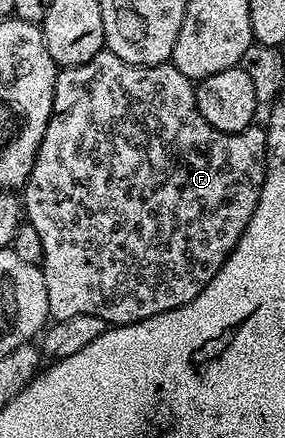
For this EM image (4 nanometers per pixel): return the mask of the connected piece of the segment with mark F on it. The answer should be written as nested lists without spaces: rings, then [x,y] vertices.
[[[104,50],[98,52],[93,58],[89,58],[89,62],[85,62],[81,66],[59,68],[55,73],[51,117],[45,126],[45,134],[41,138],[41,146],[37,150],[37,158],[33,162],[33,170],[29,174],[29,178],[23,183],[21,189],[21,203],[26,223],[31,224],[33,230],[37,230],[37,234],[41,238],[41,246],[43,247],[43,262],[41,267],[43,269],[43,277],[45,278],[45,290],[49,294],[50,319],[57,321],[64,320],[65,318],[77,318],[77,314],[93,314],[93,318],[101,318],[109,326],[118,326],[121,324],[141,322],[153,314],[168,312],[169,310],[180,308],[189,302],[193,302],[193,298],[197,298],[197,294],[201,294],[201,290],[205,290],[205,286],[217,274],[217,270],[221,270],[221,266],[227,261],[227,256],[237,246],[237,242],[241,238],[245,226],[249,226],[249,218],[253,218],[253,214],[257,210],[257,202],[261,198],[261,190],[267,177],[267,158],[267,134],[262,127],[252,126],[240,132],[222,132],[213,126],[209,126],[209,122],[205,122],[205,118],[201,118],[201,114],[197,110],[195,84],[187,80],[185,74],[181,74],[181,70],[177,70],[174,64],[170,62],[166,64],[151,64],[148,68],[142,68],[139,64],[126,64],[121,58],[117,58],[117,54]]]

